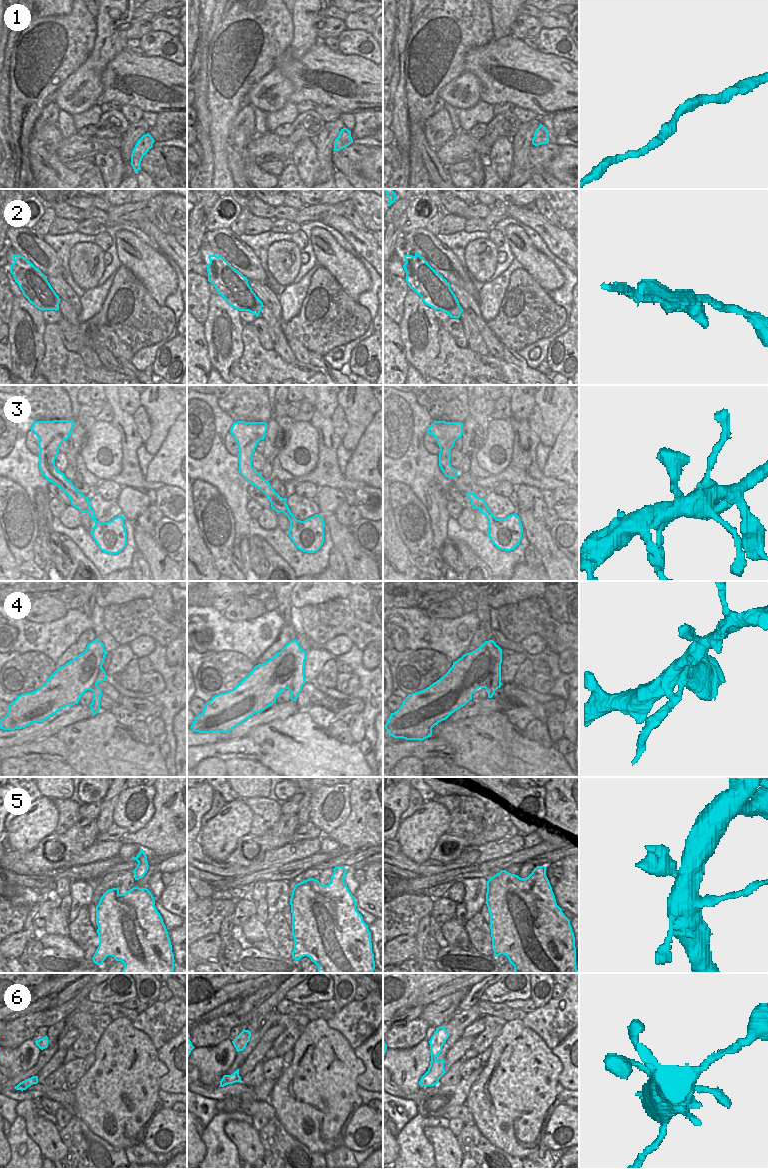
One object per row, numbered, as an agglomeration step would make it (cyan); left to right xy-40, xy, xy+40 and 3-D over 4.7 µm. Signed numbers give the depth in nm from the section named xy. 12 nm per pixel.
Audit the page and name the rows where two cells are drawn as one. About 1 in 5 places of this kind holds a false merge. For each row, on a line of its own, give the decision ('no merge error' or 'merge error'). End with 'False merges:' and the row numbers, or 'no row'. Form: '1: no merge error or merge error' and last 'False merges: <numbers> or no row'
1: no merge error
2: merge error
3: no merge error
4: merge error
5: no merge error
6: no merge error
False merges: 2, 4

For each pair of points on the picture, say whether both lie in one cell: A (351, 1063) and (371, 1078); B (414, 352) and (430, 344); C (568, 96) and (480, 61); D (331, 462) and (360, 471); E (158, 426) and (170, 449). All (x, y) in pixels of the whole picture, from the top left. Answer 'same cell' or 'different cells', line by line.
A: different cells
B: same cell
C: same cell
D: different cells
E: different cells

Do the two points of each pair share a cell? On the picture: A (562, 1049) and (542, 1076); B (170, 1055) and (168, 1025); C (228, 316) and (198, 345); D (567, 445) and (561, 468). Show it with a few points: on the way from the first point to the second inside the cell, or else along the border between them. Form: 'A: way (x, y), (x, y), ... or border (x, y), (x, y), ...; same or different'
A: border (550, 1050), (562, 1065), (562, 1071), (558, 1079); different
B: border (176, 1034), (157, 1049); different
C: border (202, 324), (207, 357), (210, 361); different
D: way (567, 451), (567, 460), (565, 462); same

